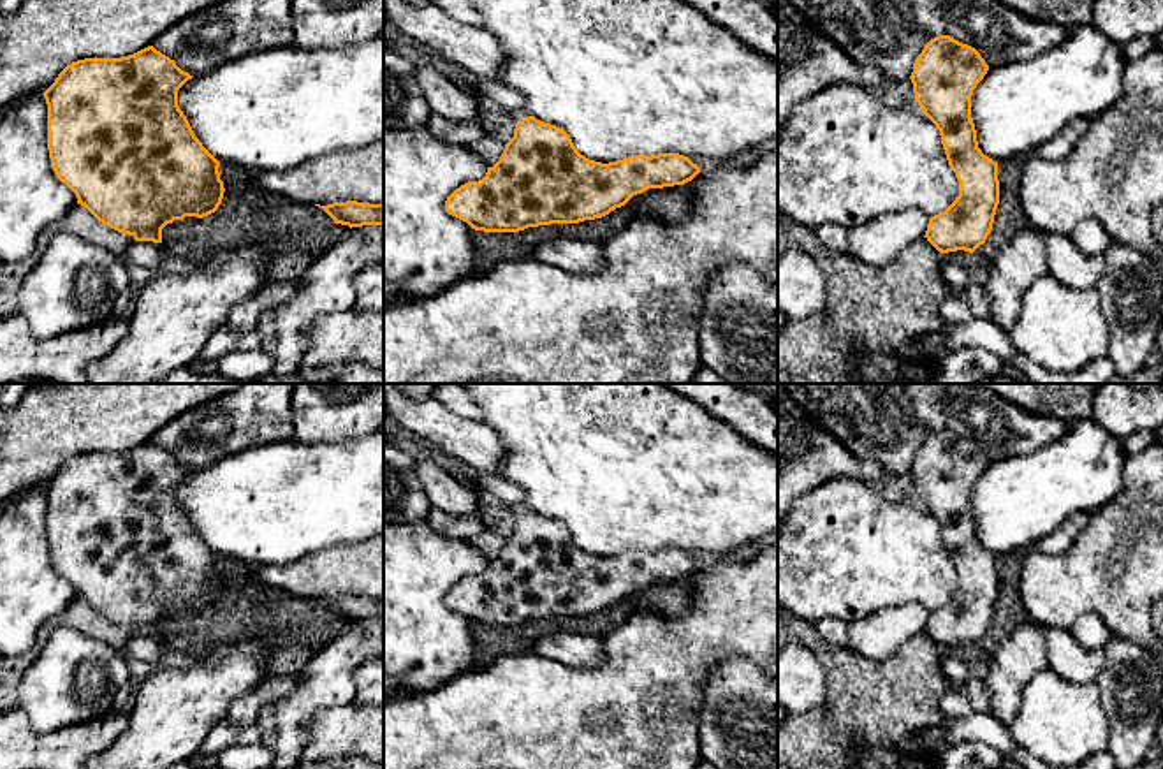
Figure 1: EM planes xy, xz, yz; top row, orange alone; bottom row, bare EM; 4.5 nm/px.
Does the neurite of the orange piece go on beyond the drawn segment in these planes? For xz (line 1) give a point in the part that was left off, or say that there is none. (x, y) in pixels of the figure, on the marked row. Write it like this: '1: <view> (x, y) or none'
1: none

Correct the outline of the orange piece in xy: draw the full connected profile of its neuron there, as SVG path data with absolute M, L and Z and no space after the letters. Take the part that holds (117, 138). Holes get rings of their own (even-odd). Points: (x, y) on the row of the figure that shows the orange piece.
M148 46L121 58L72 62L42 93L56 178L99 222L135 241L162 243L167 223L185 216L204 218L222 204L220 162L195 137L178 106L178 90L192 77Z

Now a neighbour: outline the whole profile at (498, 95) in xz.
M477 77L477 93L482 95L494 109L503 109L508 113L519 113L524 109L523 95L500 81Z

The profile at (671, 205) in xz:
M700 171L684 185L649 188L633 195L625 206L632 211L633 220L651 216L667 225L681 223L691 211L691 185L702 176Z

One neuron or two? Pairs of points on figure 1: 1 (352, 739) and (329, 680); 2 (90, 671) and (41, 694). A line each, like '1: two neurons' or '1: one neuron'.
1: two neurons
2: one neuron

